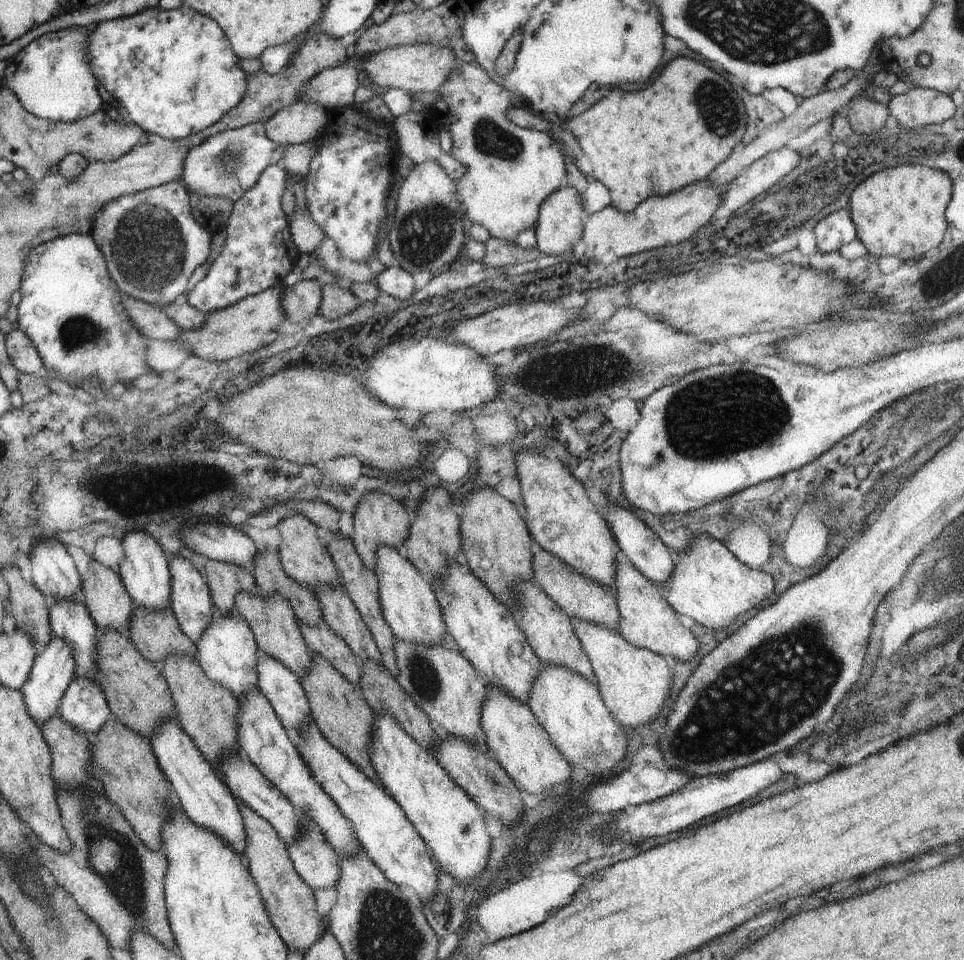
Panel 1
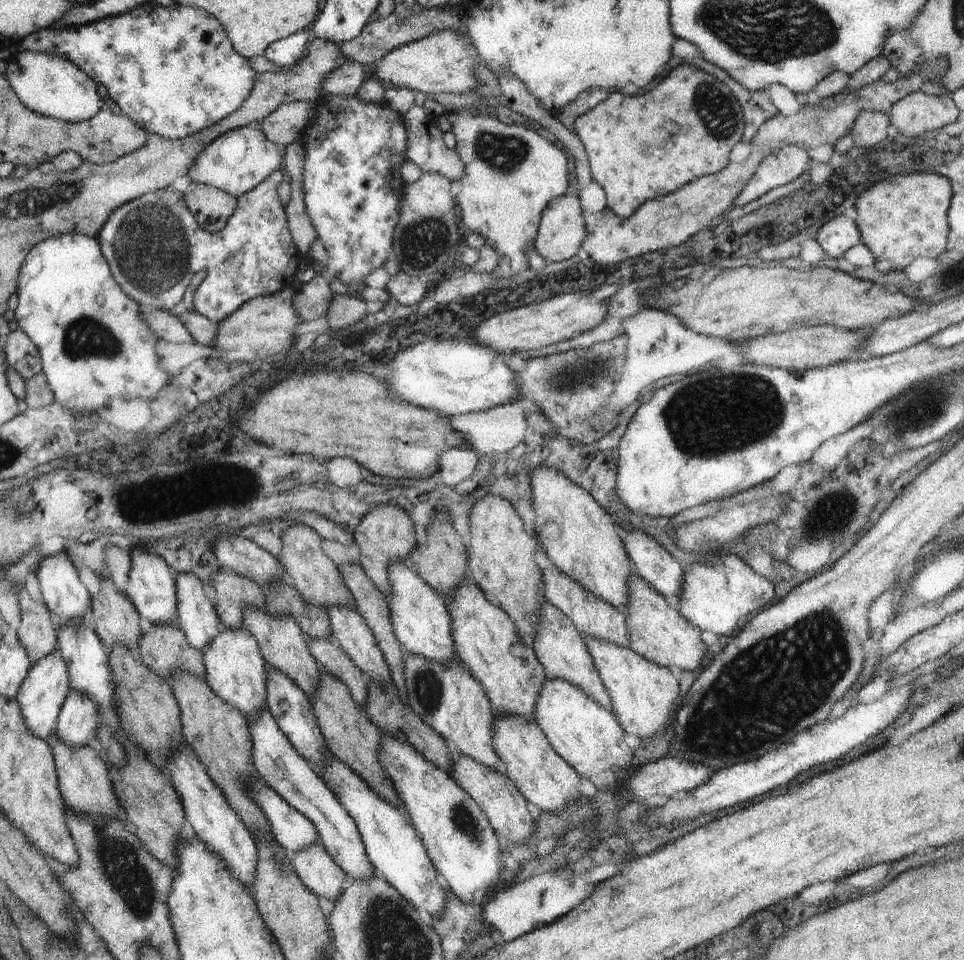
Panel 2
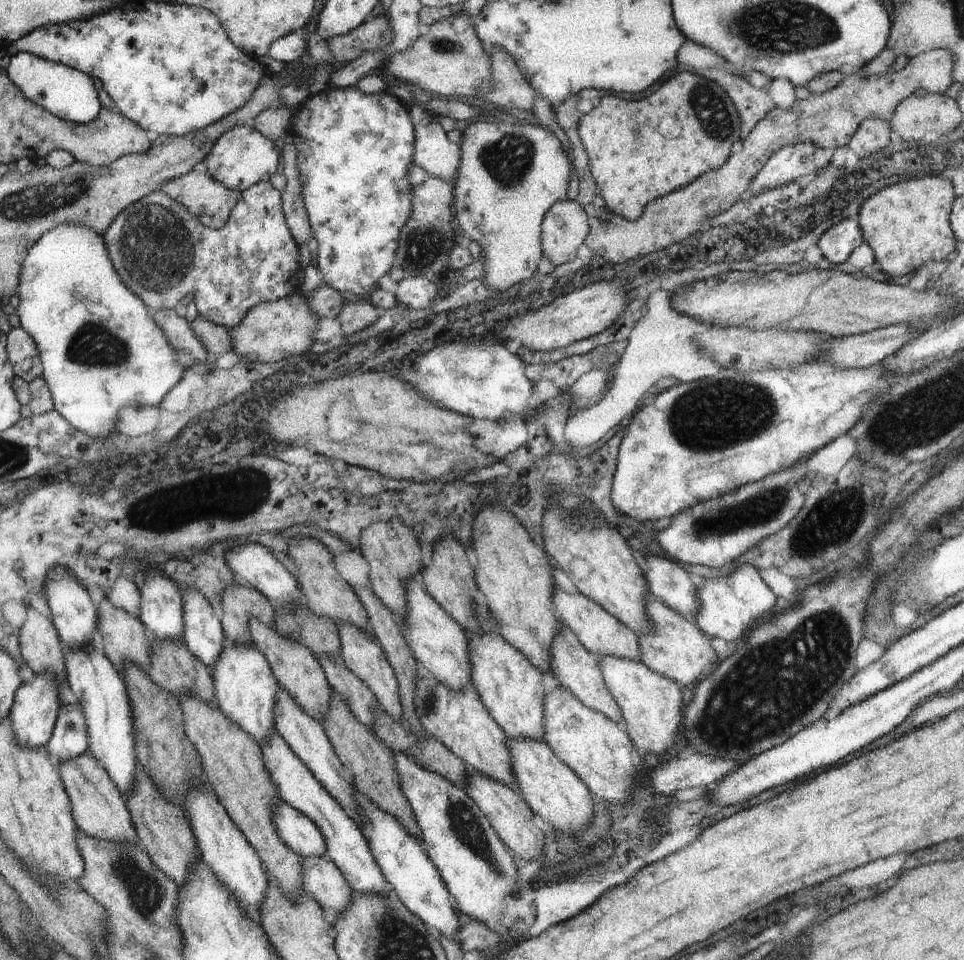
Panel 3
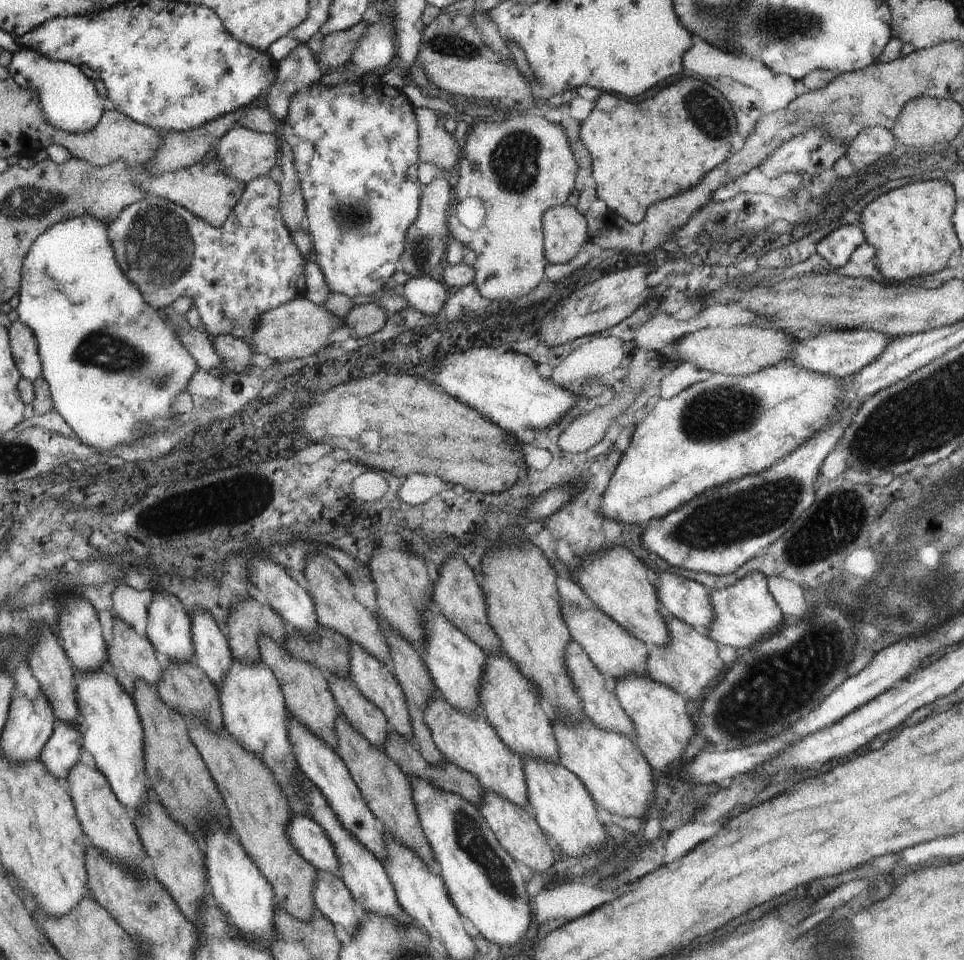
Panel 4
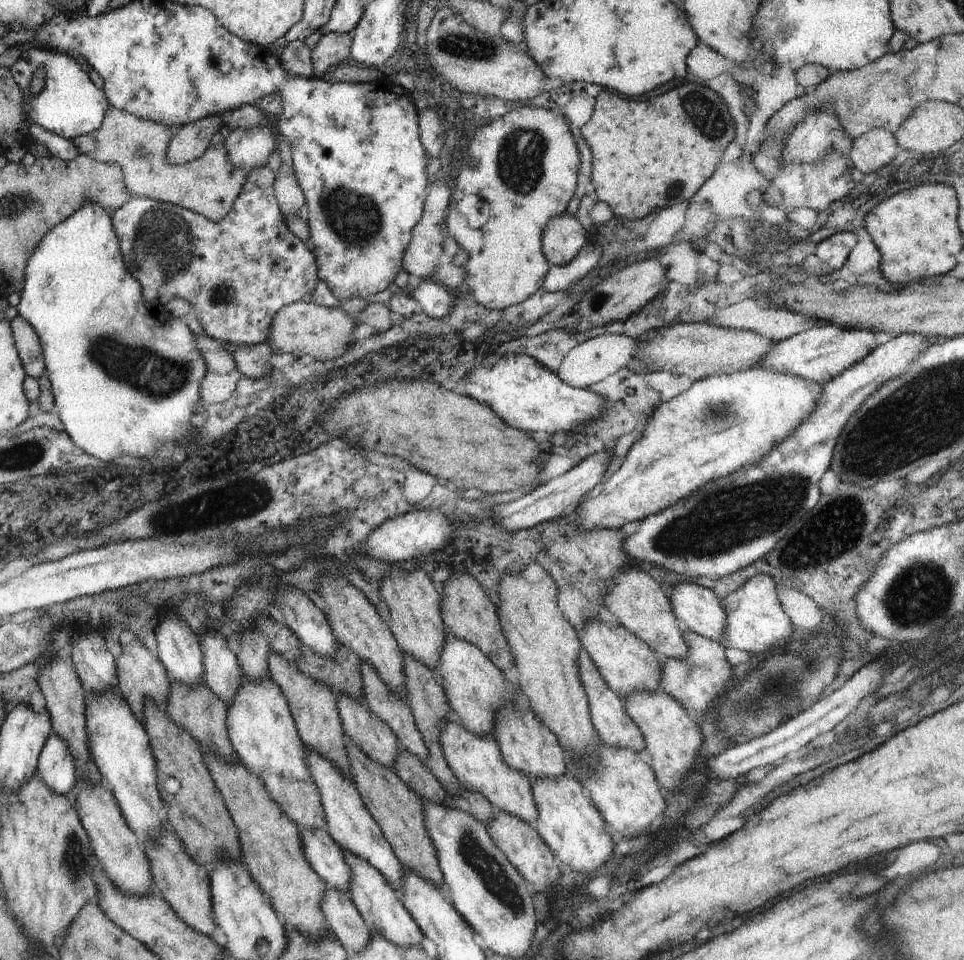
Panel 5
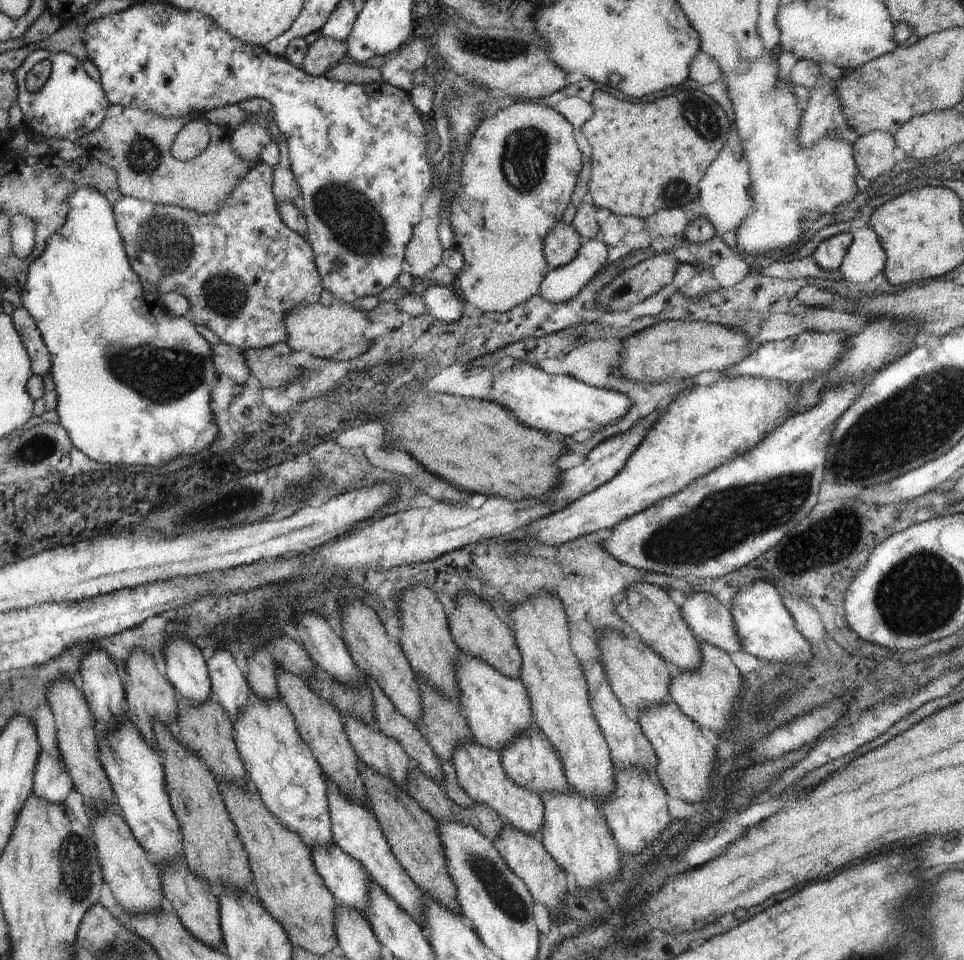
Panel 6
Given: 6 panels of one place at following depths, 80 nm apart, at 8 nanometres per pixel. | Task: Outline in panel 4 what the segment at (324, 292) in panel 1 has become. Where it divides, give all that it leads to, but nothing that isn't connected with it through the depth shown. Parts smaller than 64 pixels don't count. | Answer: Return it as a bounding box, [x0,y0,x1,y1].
[342,302,388,338]

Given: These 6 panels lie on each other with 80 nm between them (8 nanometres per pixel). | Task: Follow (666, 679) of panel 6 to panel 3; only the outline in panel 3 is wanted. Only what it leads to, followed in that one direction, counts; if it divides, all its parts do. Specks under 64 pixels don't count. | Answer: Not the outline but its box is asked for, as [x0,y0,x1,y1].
[551,583,640,661]

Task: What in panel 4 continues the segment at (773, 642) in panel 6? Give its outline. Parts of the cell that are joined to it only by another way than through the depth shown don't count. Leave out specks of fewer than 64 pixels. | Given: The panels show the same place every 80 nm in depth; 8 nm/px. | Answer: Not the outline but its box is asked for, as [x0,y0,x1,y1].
[709,572,787,651]

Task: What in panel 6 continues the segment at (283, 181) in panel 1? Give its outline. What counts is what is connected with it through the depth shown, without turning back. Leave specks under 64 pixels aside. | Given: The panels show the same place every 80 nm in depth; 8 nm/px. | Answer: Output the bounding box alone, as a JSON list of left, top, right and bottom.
[113,162,323,352]

